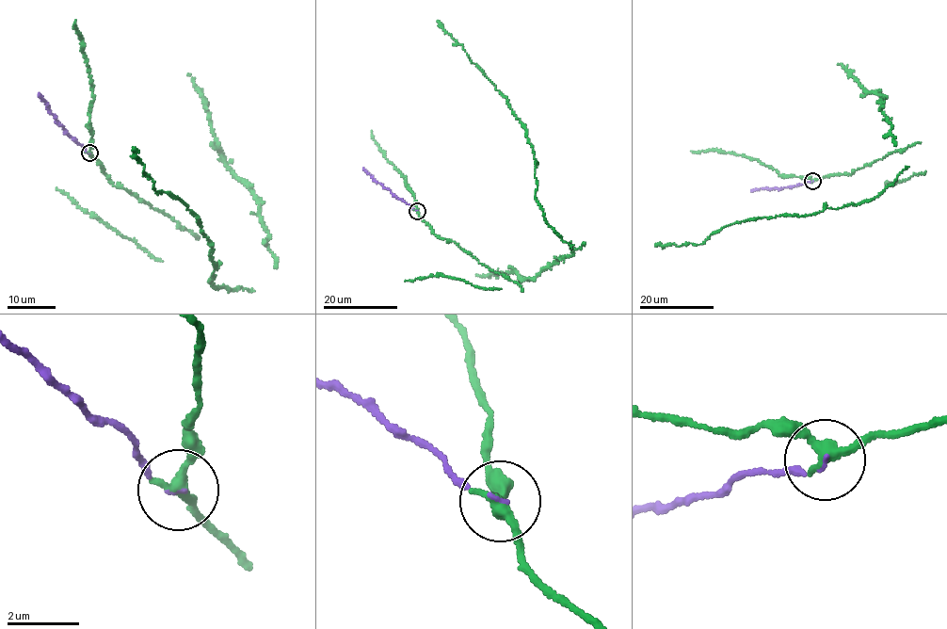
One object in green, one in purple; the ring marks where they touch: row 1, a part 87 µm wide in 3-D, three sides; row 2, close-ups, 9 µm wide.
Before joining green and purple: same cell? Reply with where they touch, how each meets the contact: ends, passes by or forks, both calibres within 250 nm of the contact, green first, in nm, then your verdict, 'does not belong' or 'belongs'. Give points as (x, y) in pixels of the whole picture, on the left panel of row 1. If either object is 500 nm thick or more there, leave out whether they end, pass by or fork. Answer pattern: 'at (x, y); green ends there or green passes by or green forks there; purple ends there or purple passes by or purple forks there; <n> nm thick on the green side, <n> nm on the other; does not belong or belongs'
at (89, 153); green passes by; purple ends there; 320 nm thick on the green side, 60 nm on the other; belongs

